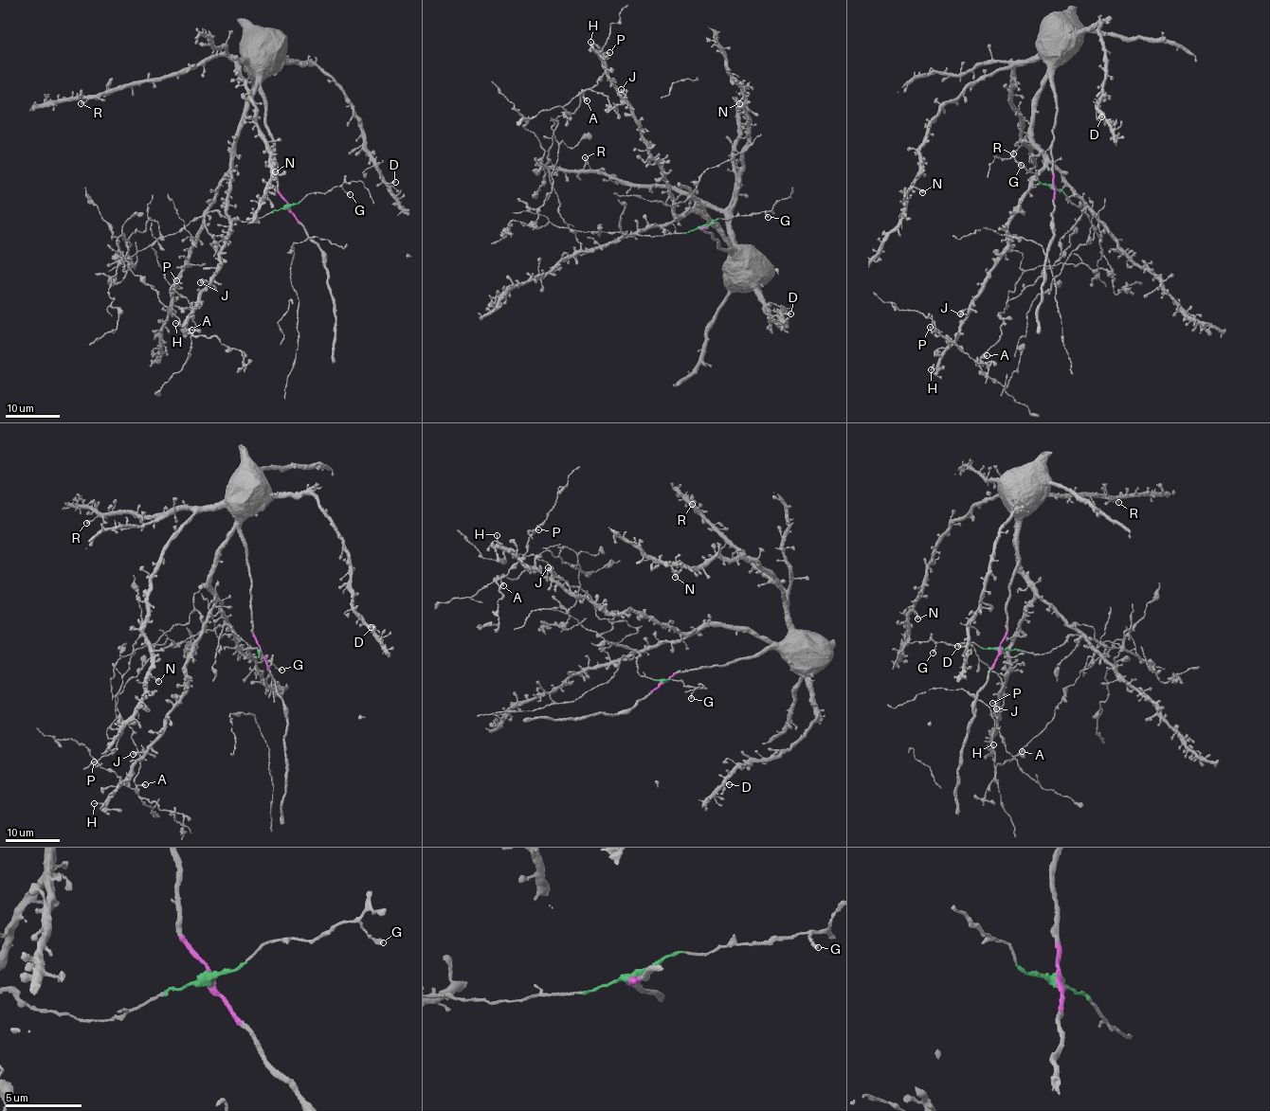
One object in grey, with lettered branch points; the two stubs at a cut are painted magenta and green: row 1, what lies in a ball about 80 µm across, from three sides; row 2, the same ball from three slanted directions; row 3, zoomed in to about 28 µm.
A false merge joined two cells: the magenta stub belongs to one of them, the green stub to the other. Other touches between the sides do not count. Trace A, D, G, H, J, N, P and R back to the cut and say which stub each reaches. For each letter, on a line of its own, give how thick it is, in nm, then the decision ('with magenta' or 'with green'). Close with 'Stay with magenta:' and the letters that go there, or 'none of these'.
A: 360 nm thick; with green
D: 280 nm thick; with magenta
G: 220 nm thick; with green
H: 160 nm thick; with magenta
J: 420 nm thick; with magenta
N: 360 nm thick; with magenta
P: 130 nm thick; with green
R: 320 nm thick; with magenta
Stay with magenta: D, H, J, N, R

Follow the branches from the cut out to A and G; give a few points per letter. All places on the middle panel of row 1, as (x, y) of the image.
A: (703, 228), (658, 237), (571, 230), (538, 213), (557, 155), (553, 121), (575, 112), (581, 93), (587, 101)
G: (703, 228), (718, 219), (763, 211), (769, 217)

